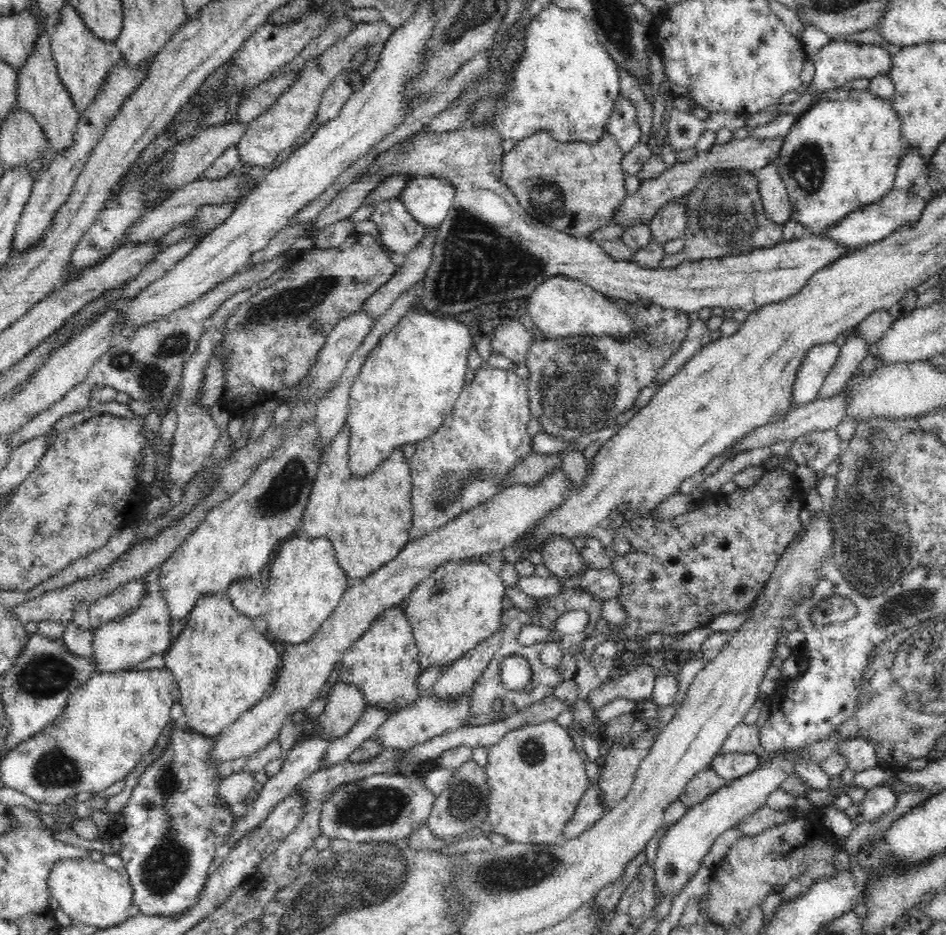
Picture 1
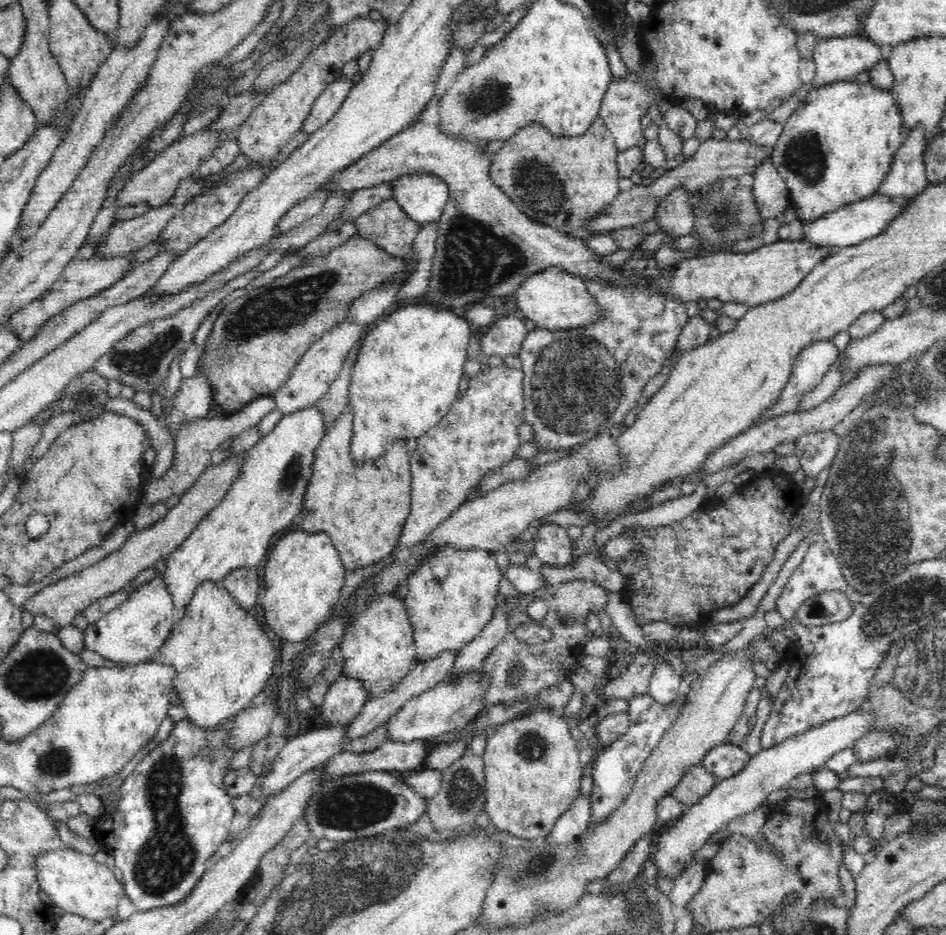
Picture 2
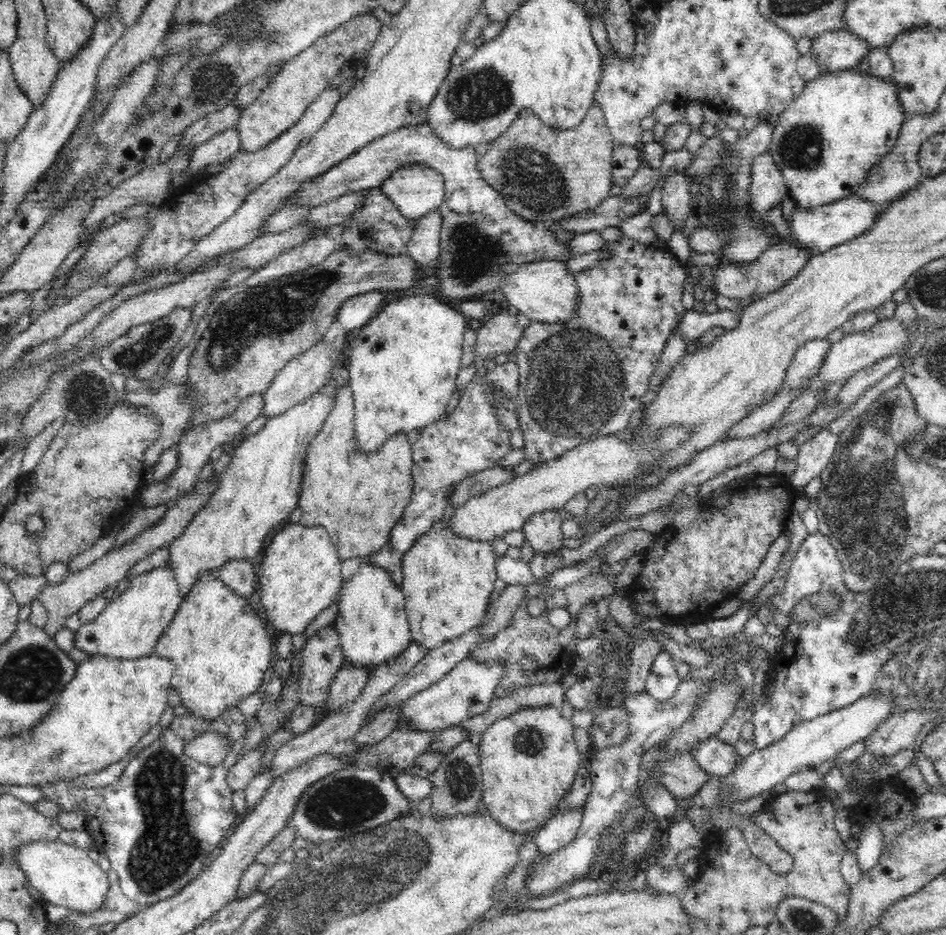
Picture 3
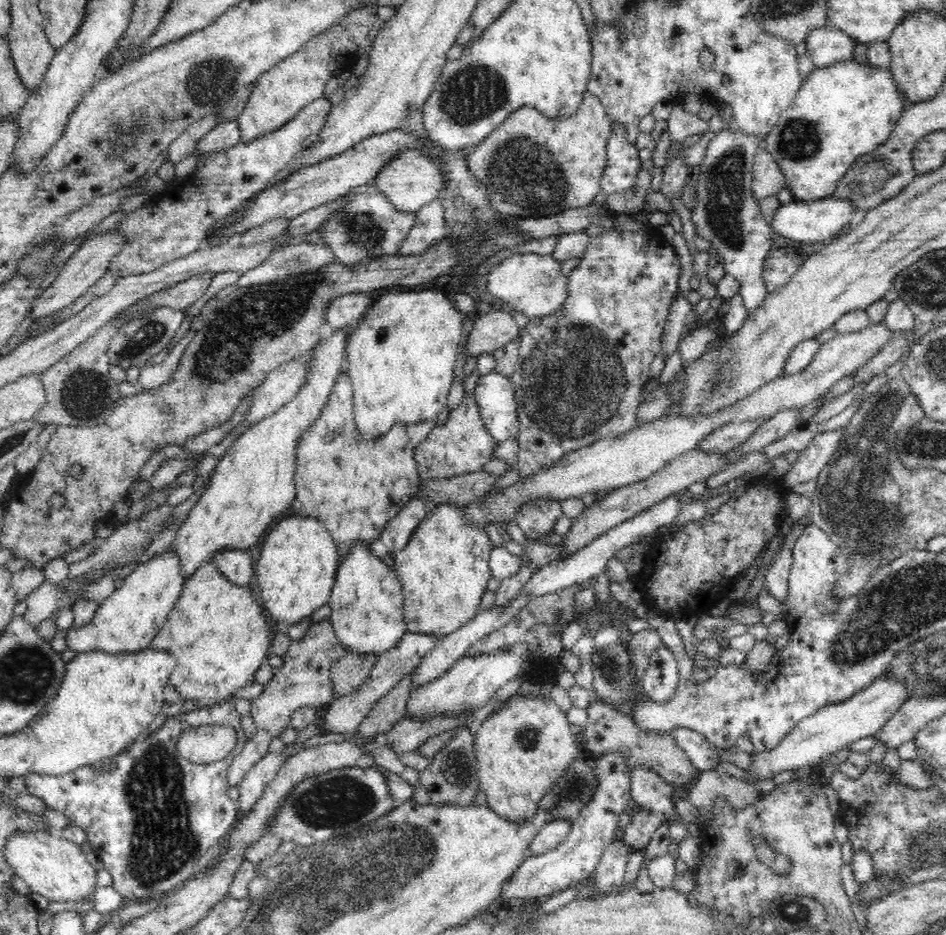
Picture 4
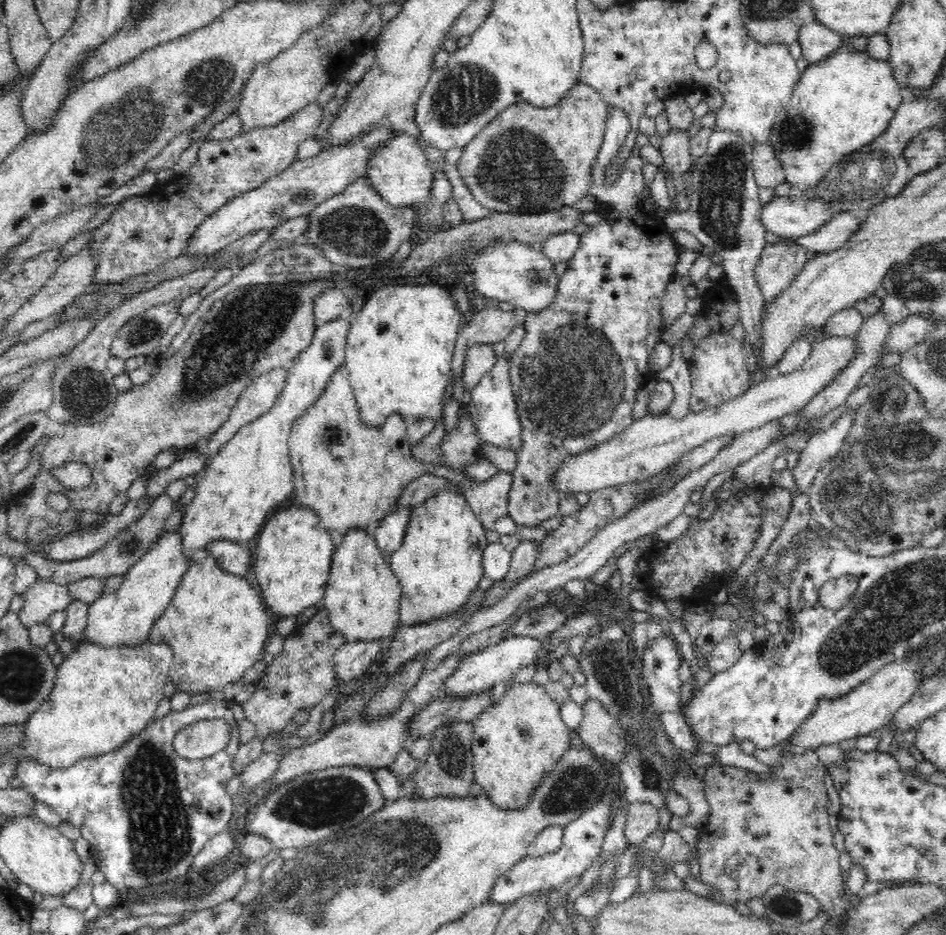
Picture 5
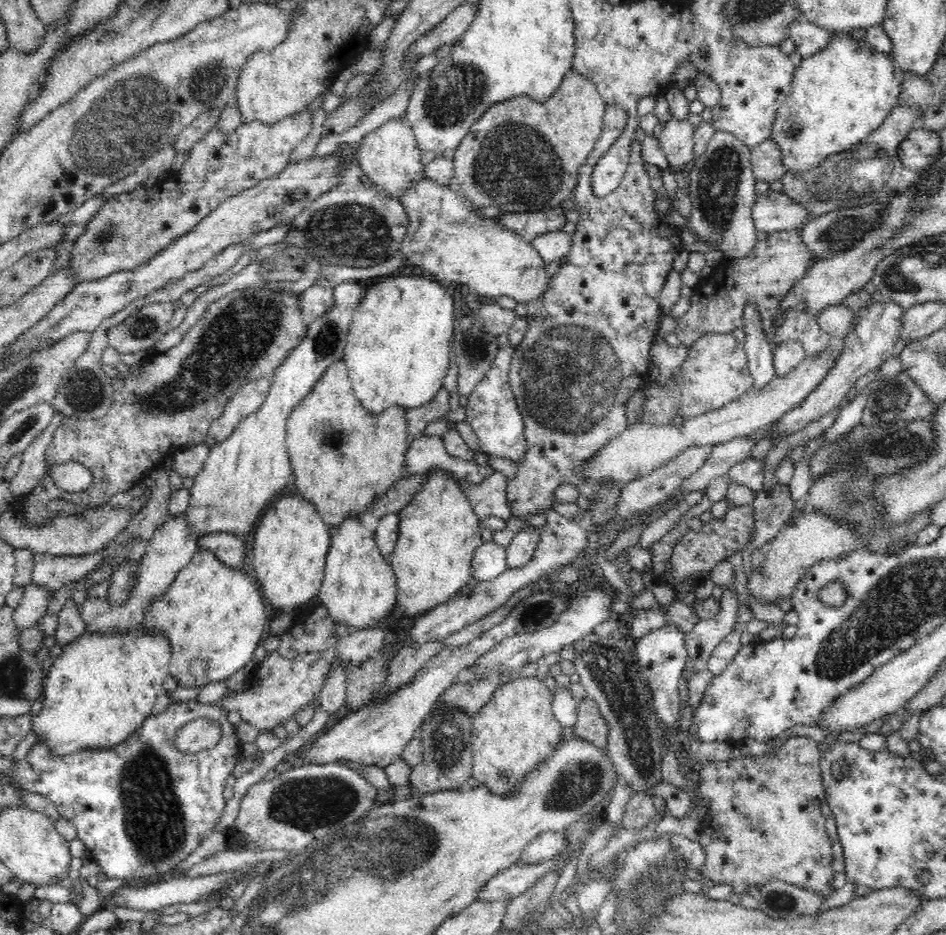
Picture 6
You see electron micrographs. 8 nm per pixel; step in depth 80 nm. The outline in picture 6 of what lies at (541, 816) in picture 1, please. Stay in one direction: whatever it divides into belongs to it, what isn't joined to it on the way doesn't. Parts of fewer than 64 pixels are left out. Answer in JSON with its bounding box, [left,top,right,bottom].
[471,675,562,795]

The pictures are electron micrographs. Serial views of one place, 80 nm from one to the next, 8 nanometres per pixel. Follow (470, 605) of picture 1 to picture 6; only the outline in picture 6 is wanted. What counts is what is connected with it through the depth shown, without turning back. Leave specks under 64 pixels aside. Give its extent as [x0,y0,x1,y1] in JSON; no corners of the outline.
[390,470,484,618]

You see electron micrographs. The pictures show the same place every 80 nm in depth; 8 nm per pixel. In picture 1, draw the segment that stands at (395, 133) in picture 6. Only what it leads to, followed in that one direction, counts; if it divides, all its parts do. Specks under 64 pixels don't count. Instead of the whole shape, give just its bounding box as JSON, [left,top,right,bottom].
[401,177,454,228]

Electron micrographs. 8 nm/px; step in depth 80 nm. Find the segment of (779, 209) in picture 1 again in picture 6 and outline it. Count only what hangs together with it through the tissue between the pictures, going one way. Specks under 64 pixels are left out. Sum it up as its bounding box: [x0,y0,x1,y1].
[751,138,786,180]

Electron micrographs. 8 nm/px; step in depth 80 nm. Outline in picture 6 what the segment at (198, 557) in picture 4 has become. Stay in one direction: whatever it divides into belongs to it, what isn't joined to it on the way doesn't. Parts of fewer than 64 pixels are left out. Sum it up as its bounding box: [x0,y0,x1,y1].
[185,280,364,540]

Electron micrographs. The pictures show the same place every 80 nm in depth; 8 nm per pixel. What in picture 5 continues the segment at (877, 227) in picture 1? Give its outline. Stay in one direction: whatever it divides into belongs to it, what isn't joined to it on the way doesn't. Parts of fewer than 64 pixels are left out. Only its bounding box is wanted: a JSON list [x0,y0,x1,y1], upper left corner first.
[759,195,842,239]

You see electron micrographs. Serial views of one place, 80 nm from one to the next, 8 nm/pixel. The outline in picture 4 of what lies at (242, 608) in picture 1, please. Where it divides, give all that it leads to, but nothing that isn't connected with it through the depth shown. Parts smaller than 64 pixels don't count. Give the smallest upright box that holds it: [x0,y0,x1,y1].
[213,514,341,626]

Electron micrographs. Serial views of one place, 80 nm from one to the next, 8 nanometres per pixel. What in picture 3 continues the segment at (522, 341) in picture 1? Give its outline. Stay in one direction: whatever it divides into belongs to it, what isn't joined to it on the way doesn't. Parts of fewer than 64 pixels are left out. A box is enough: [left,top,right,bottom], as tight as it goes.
[475,311,524,359]

